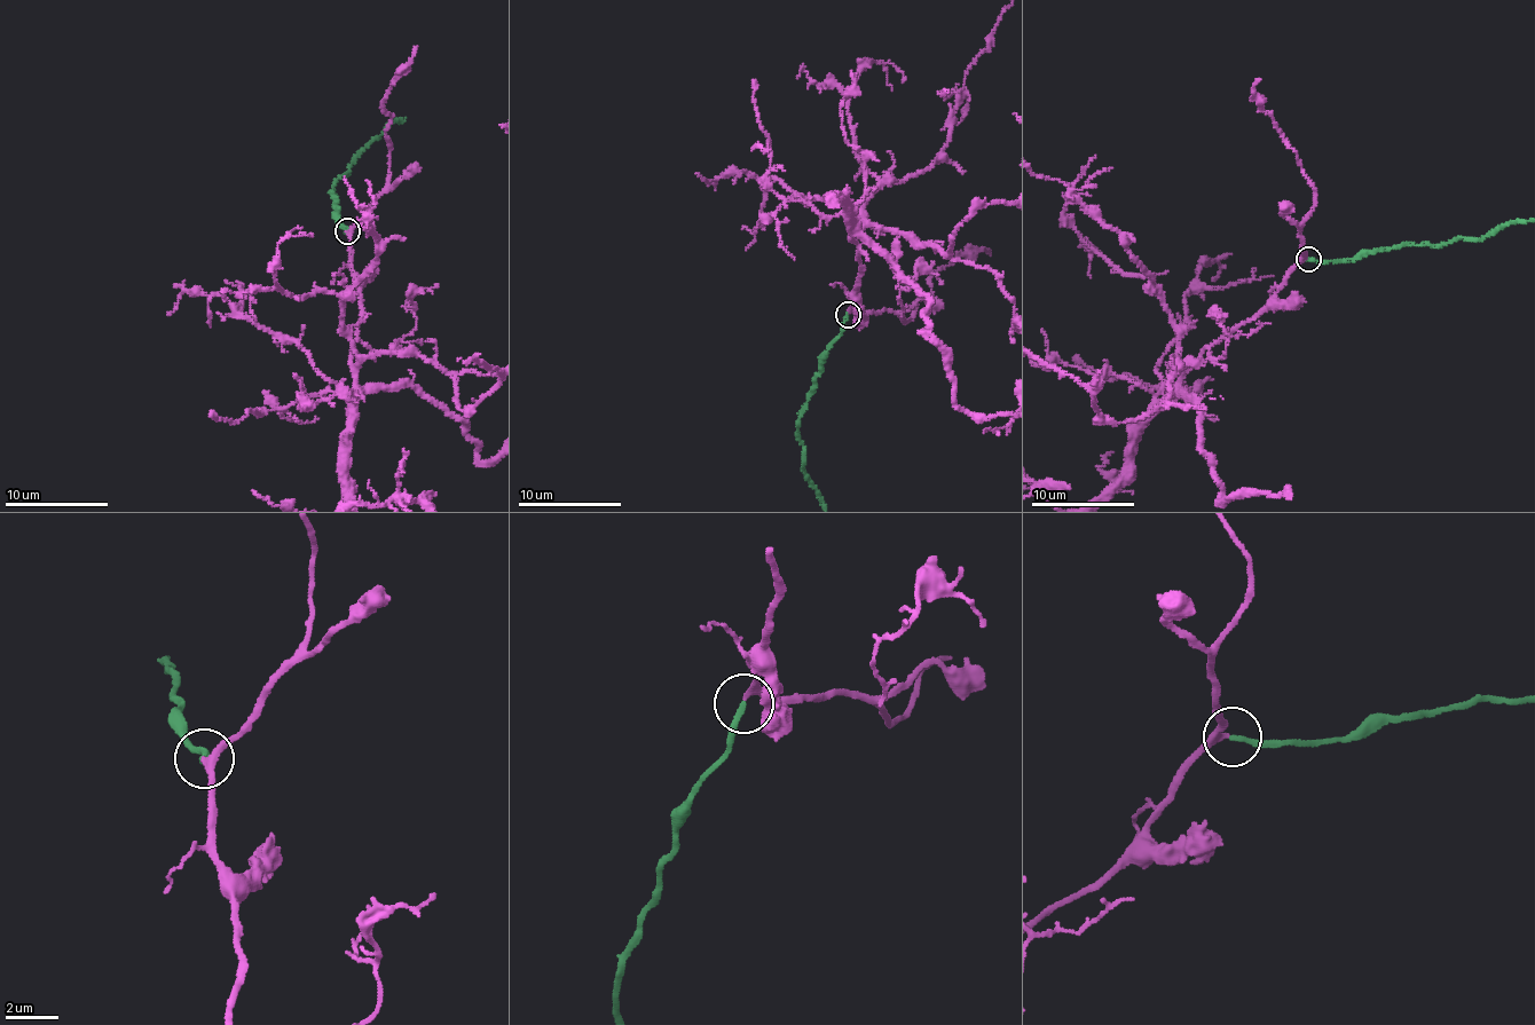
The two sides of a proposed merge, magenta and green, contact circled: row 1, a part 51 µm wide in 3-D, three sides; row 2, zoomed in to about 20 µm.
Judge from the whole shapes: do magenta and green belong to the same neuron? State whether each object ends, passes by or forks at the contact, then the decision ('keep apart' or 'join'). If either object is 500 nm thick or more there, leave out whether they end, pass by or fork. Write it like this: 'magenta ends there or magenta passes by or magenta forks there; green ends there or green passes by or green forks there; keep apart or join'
magenta passes by; green ends there; join

